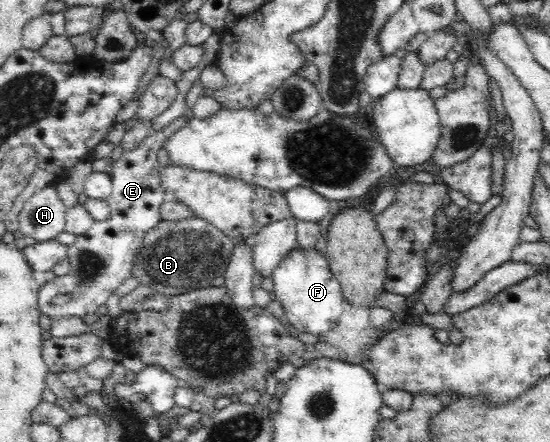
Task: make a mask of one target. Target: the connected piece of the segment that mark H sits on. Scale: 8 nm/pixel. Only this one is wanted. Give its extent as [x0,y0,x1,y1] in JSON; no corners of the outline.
[18,186,68,242]

